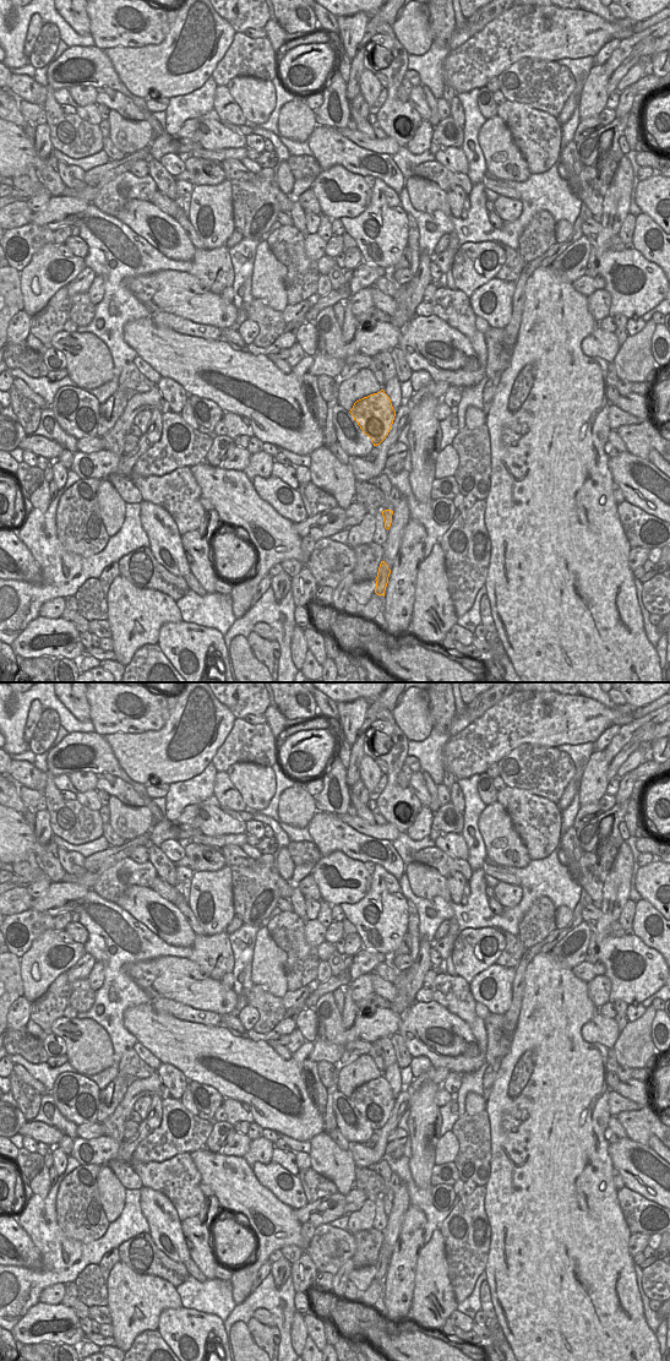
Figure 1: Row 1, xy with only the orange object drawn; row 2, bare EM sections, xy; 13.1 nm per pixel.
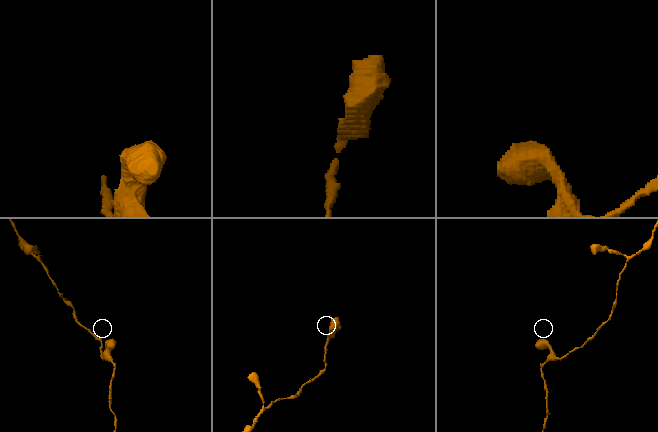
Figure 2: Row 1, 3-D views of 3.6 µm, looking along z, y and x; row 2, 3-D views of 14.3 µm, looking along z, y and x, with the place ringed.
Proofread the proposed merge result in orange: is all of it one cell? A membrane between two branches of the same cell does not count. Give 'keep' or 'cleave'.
cleave

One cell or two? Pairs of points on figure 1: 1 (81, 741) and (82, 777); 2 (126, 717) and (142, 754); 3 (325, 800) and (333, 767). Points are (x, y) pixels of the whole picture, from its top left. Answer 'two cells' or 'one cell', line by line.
1: two cells
2: two cells
3: one cell

